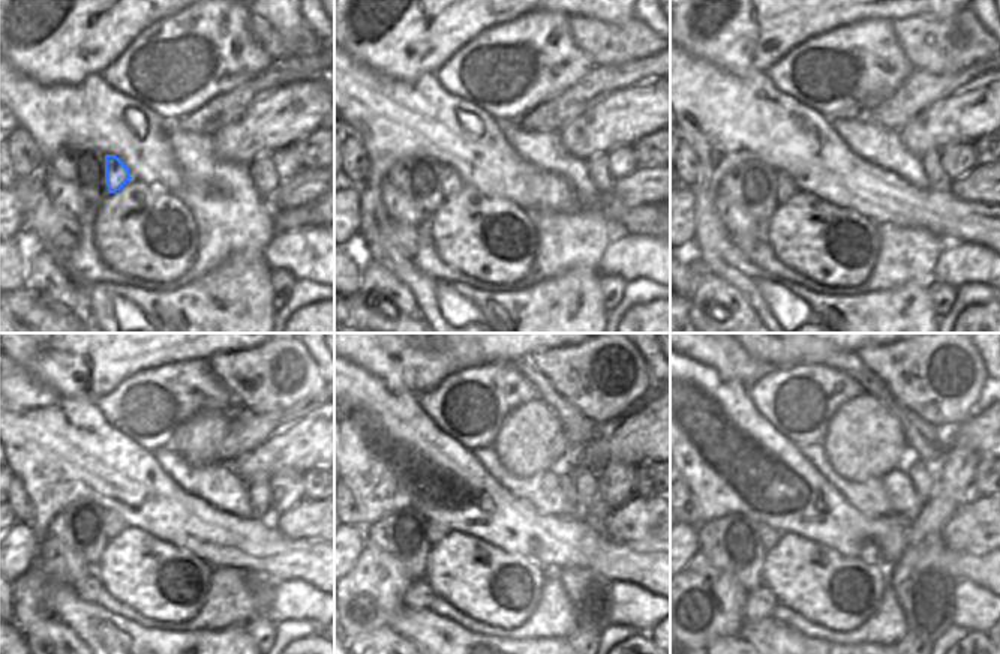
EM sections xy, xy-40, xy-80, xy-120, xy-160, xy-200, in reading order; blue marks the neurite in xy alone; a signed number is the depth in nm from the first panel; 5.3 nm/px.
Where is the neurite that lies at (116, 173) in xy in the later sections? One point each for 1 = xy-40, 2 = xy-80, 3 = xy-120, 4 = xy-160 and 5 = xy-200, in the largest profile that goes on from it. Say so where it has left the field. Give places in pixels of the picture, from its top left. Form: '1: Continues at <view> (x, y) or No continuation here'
1: Continues at xy-40 (450, 182)
2: Continues at xy-80 (786, 188)
3: Continues at xy-120 (114, 524)
4: Continues at xy-160 (437, 533)
5: Continues at xy-200 (769, 537).

